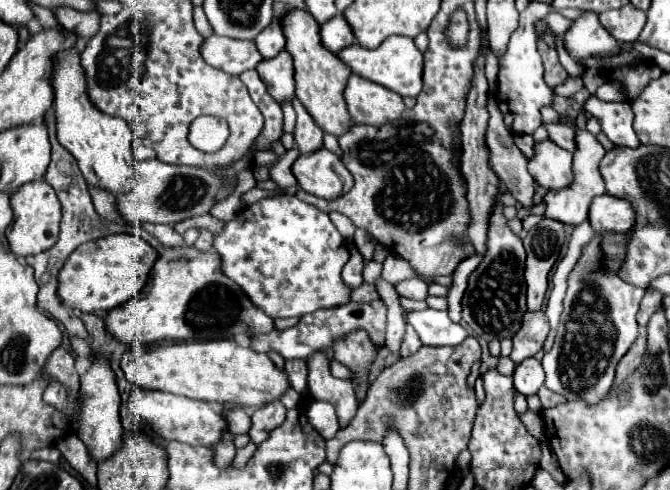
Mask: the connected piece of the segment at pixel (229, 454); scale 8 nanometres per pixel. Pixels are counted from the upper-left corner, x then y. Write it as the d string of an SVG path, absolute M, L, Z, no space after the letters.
M233 434L231 436L223 436L223 440L219 442L219 446L213 448L213 452L215 452L215 462L221 468L225 468L227 464L231 464L233 458L235 458L235 452L237 452L237 448L233 446Z

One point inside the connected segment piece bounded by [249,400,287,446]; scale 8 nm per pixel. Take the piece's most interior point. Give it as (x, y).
(264, 420)

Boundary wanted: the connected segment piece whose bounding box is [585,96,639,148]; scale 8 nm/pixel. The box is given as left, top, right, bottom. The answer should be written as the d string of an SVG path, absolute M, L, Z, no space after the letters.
M589 96L585 100L585 112L599 120L601 130L615 146L639 146L633 130L633 112L629 102L601 102L599 98Z

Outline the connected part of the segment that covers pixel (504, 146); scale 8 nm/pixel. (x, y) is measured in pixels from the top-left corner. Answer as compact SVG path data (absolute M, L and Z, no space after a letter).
M493 96L487 100L489 110L489 124L485 144L489 148L491 170L497 178L511 190L521 206L533 204L533 176L527 172L527 158L513 142L513 134L503 124L503 114L497 108Z

